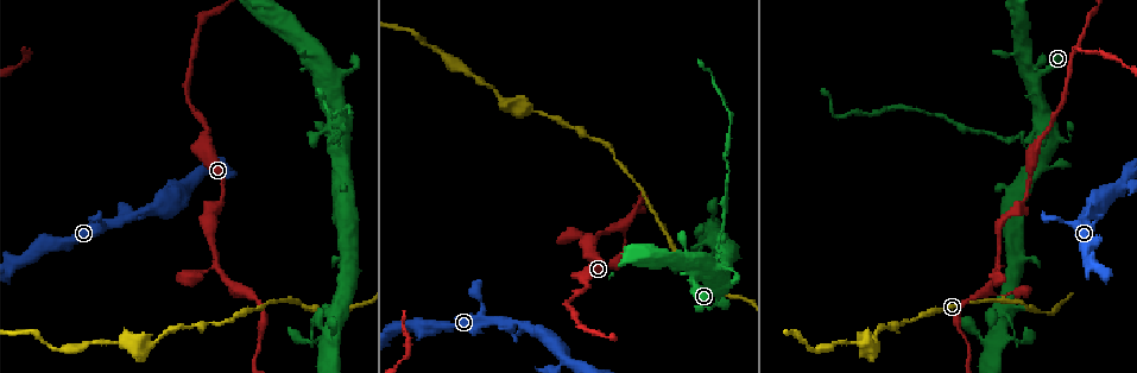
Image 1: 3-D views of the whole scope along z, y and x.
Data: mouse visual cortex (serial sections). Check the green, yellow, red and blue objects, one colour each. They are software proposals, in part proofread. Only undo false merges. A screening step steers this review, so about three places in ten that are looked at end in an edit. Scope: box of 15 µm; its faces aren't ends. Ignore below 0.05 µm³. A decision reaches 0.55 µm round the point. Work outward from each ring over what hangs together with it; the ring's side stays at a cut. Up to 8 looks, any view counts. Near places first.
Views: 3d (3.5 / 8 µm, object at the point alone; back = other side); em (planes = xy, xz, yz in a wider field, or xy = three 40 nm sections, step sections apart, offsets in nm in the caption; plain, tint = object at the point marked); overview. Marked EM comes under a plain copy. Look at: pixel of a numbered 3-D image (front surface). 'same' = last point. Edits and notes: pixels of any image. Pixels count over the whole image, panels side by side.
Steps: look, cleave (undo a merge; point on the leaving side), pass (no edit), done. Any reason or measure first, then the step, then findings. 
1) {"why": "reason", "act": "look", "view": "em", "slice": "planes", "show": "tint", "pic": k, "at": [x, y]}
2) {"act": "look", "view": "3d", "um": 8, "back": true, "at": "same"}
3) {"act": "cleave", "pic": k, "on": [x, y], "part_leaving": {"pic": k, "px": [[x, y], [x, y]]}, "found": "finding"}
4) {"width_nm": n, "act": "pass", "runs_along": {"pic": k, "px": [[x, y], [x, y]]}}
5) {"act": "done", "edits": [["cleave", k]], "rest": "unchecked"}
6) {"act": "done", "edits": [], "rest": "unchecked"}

{"why": "three-way junction", "act": "look", "view": "3d", "um": 3.5, "pic": 1, "at": [998, 263]}

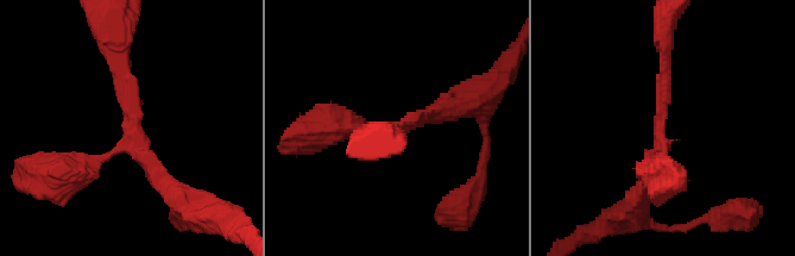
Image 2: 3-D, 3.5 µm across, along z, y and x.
{"arms": 3, "arm_widths_nm": [150, 200, 250], "why": "now the EM", "act": "look", "view": "em", "slice": "xy", "step": 2, "show": "tint", "pic": 2, "at": [133, 140]}

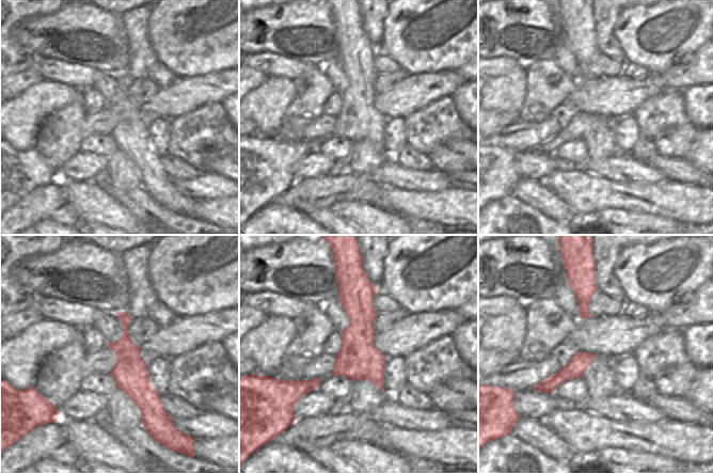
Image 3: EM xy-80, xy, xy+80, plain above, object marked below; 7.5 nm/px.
{"act": "pass", "runs_along": {"pic": 2, "px": [[121, 58], [132, 142], [180, 198]]}, "found": "continuous, no second cell"}

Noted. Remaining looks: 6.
{"why": "thick turns thin", "act": "look", "view": "em", "slice": "xy", "step": 1, "show": "tint", "pic": 1, "at": [1070, 221]}

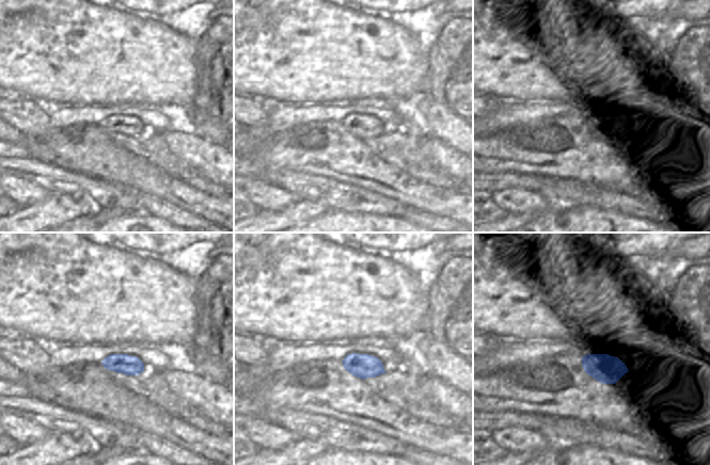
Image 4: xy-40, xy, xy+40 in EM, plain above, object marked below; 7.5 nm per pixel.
{"why": "see where the arms go", "act": "look", "view": "3d", "um": 3.5, "at": "same"}

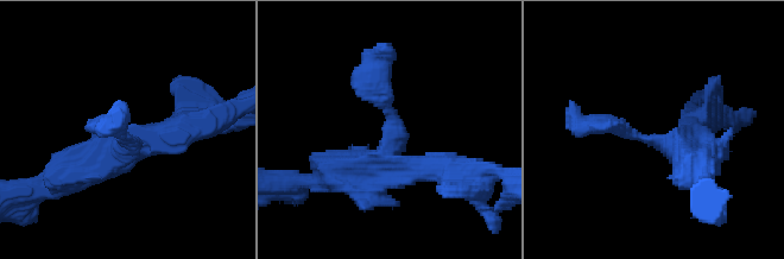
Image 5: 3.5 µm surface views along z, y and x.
{"act": "pass", "runs_along": {"pic": 5, "px": [[694, 163], [676, 145], [582, 124]]}, "found": "continuous, no second cell"}

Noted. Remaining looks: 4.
{"why": "abrupt turn", "act": "look", "view": "3d", "um": 3.5, "pic": 1, "at": [990, 332]}

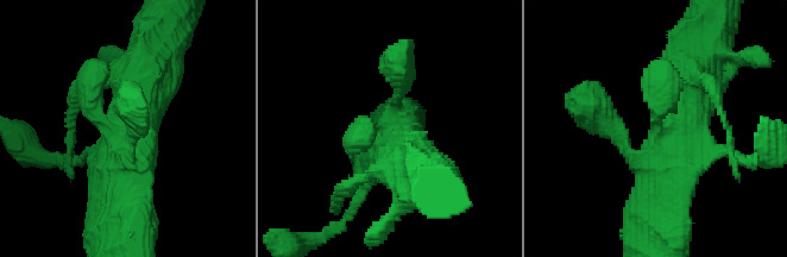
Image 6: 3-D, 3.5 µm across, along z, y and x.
{"act": "look", "view": "em", "slice": "xy", "step": 1, "show": "tint", "pic": 6, "at": [665, 131]}

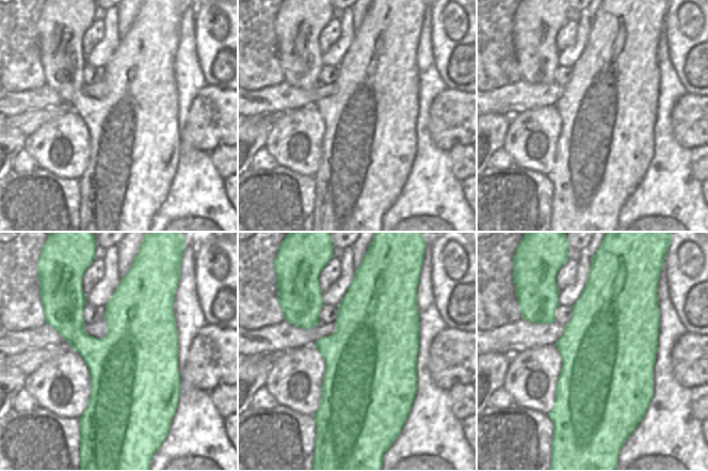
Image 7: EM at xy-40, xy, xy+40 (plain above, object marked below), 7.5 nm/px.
{"act": "pass", "runs_along": {"pic": 6, "px": [[697, 60], [654, 199]]}, "found": "one cell here"}

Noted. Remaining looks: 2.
{"act": "done", "edits": [], "rest": "unchecked"}

